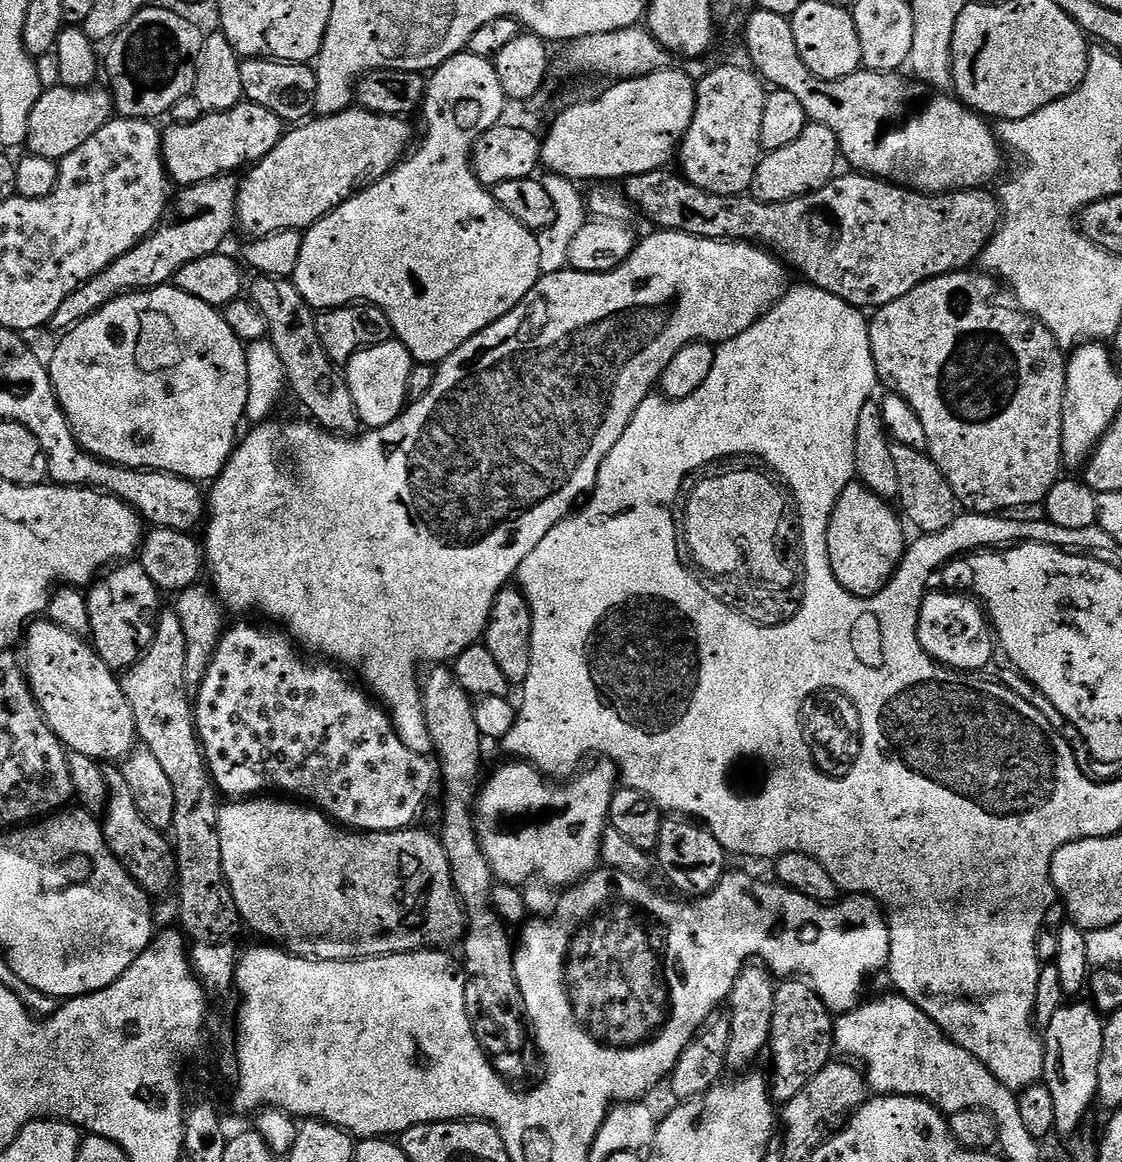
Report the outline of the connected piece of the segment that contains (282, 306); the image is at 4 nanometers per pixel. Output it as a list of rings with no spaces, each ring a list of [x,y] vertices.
[[[275,276],[255,277],[256,281],[251,281],[250,299],[252,303],[257,304],[262,310],[262,315],[266,318],[266,326],[268,327],[267,339],[272,342],[274,350],[278,352],[278,357],[282,360],[284,367],[284,379],[290,392],[300,399],[300,404],[309,412],[307,415],[311,417],[315,423],[319,424],[325,432],[339,434],[341,436],[353,437],[361,431],[360,416],[356,413],[354,406],[354,398],[348,389],[347,379],[338,373],[337,365],[332,363],[332,359],[326,354],[326,350],[322,346],[322,338],[318,338],[318,326],[316,325],[317,313],[312,312],[312,308],[307,304],[305,293],[296,289],[295,283],[288,278],[277,278]]]

